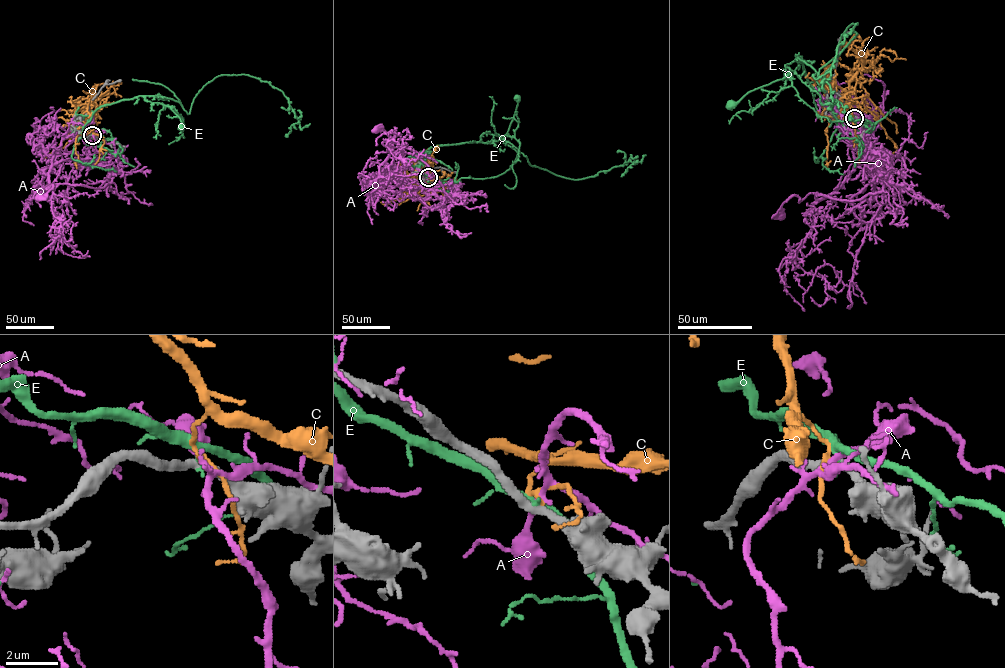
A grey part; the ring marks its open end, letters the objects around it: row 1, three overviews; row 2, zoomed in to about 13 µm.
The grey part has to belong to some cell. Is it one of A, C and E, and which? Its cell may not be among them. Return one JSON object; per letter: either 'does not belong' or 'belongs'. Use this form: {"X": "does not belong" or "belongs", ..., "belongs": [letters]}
{"A": "does not belong", "C": "does not belong", "E": "belongs", "belongs": ["E"]}

